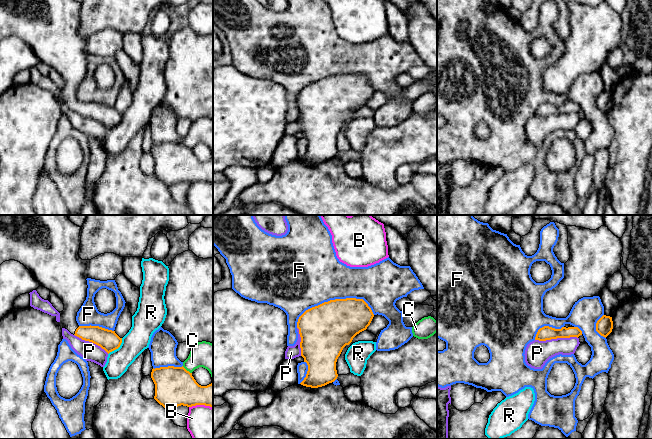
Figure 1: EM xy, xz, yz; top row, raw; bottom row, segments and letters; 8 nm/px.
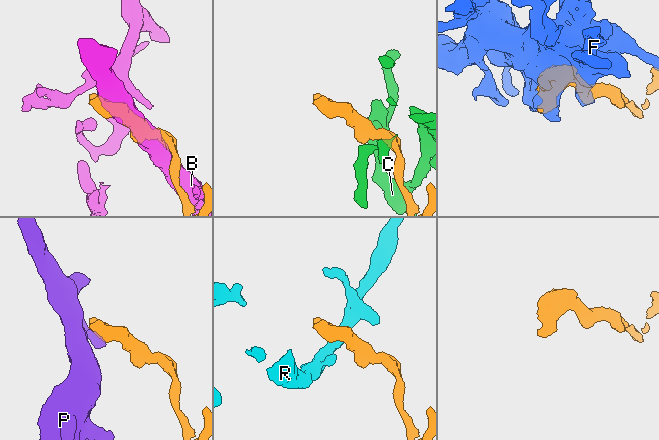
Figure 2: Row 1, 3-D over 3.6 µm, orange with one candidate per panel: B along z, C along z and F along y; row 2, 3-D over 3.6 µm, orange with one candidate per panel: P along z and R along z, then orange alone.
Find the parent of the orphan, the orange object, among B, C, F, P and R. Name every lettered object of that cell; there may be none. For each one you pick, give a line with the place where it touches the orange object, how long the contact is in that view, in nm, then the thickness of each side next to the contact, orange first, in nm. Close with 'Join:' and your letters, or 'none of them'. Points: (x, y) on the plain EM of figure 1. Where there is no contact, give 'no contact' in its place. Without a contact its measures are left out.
Join: none of them

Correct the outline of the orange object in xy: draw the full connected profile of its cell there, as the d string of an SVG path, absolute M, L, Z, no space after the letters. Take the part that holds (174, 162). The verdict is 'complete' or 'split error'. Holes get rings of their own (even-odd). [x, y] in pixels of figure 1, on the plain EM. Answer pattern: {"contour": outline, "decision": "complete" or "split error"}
{"contour": "M182 143L153 144L154 175L166 186L178 182L205 181L213 184L213 160L199 161L192 149Z", "decision": "complete"}

